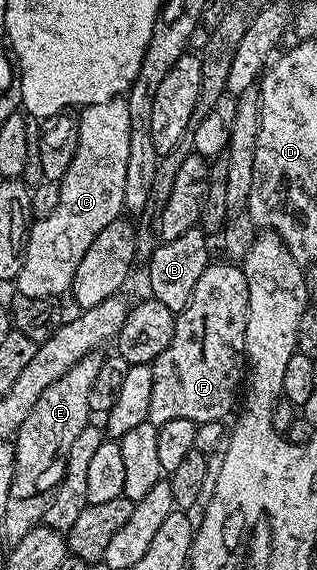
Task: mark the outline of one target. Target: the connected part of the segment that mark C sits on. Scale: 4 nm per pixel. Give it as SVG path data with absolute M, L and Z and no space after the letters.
M115 99L113 101L105 101L99 105L88 105L81 110L78 117L78 146L76 147L76 155L72 155L72 163L68 167L68 171L63 175L59 184L60 203L56 207L56 211L52 211L52 215L48 215L48 219L37 219L30 226L30 235L26 239L26 254L24 255L24 263L20 267L20 275L16 282L17 292L23 297L49 297L51 299L61 298L61 293L71 288L74 284L74 276L76 275L76 267L80 267L80 261L84 259L84 251L88 251L88 247L92 247L92 239L96 239L96 235L100 235L100 231L104 231L104 227L108 227L108 223L119 220L124 213L124 175L128 172L128 107L125 100Z

